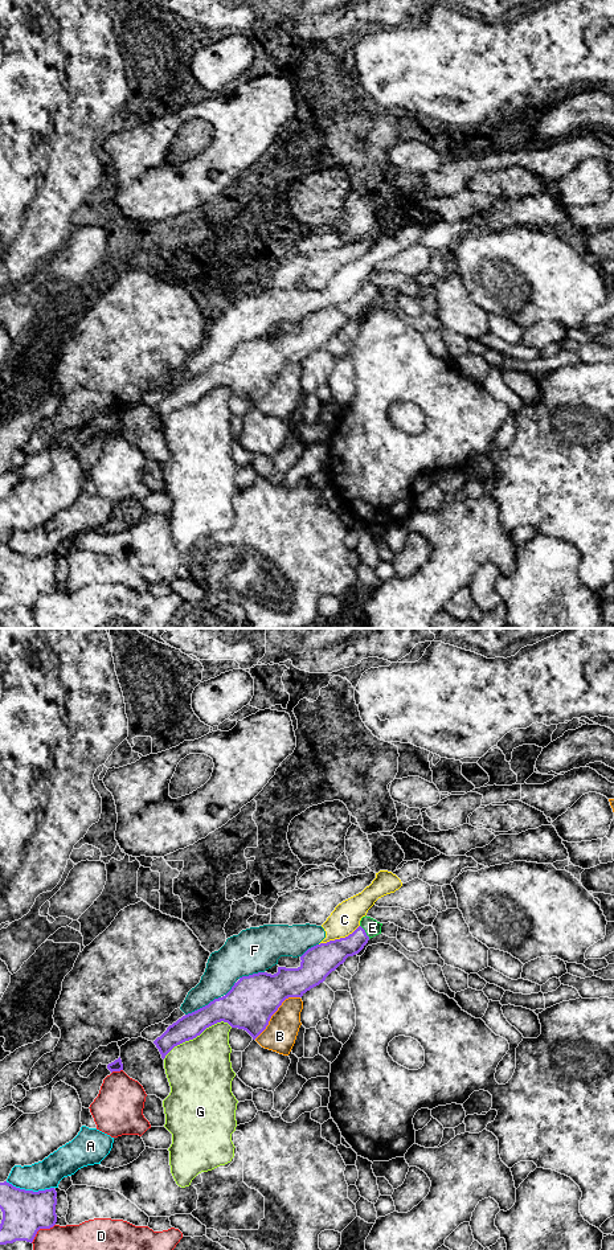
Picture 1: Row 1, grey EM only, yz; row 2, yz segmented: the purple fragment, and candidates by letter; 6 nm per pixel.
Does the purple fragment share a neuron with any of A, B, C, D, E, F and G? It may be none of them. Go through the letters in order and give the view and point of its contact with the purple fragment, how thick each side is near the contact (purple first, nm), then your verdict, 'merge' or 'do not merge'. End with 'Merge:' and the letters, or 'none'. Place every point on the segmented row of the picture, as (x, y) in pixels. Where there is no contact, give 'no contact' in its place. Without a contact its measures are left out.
A: yz (29, 1191) | 280/180 nm | do not merge
B: yz (275, 1011) | 300/200 nm | do not merge
C: yz (340, 938) | 200/180 nm | do not merge
D: yz (40, 1228) | 280/160 nm | do not merge
E: yz (364, 931) | 160/100 nm | merge
F: yz (203, 1007) | 260/200 nm | do not merge
G: yz (197, 1035) | 170/400 nm | do not merge
Merge: E

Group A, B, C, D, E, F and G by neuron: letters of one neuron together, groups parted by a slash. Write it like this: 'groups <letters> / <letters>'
groups A / B / C F / D / E / G

